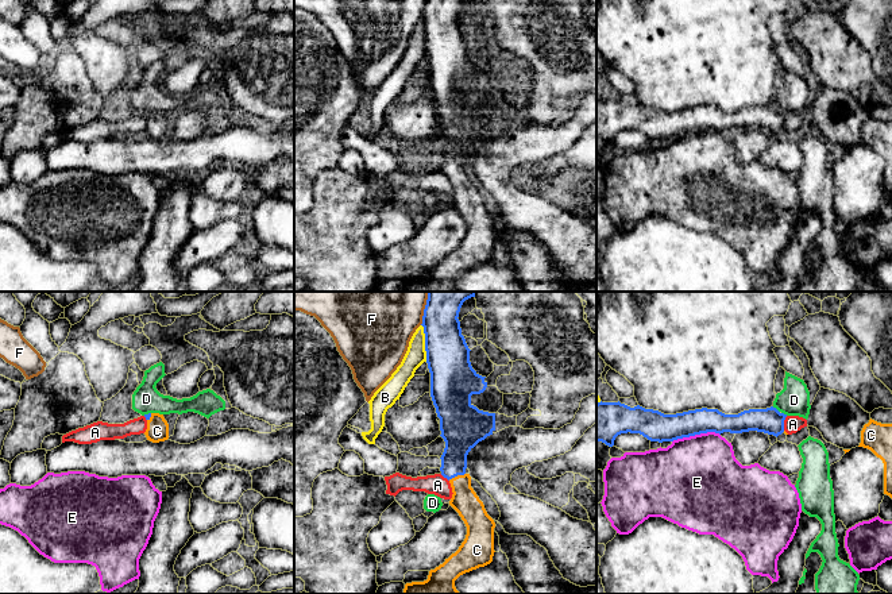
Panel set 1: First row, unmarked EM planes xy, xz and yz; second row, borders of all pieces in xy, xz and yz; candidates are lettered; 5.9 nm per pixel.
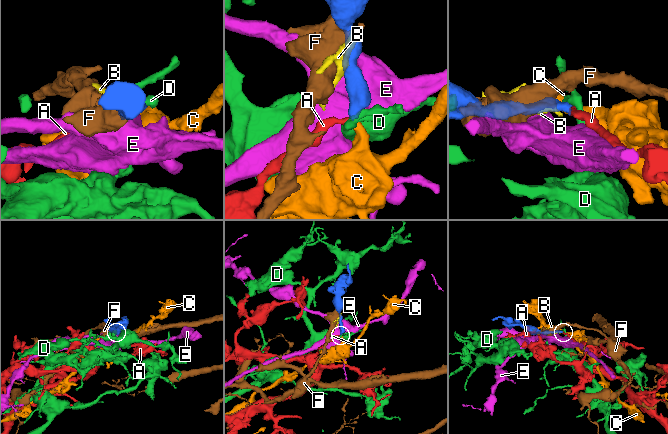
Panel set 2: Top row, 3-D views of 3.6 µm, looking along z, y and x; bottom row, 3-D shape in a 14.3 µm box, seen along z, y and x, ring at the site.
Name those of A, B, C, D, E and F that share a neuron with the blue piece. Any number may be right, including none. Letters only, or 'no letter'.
C

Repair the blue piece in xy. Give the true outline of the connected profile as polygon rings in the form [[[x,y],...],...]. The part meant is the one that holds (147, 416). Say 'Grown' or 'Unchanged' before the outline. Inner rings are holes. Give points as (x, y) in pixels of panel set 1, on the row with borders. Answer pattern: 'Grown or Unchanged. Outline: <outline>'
Grown. Outline: [[[148,413],[144,414],[144,417],[147,420],[147,429],[144,432],[147,440],[159,443],[169,439],[169,424],[165,420],[163,414]]]

